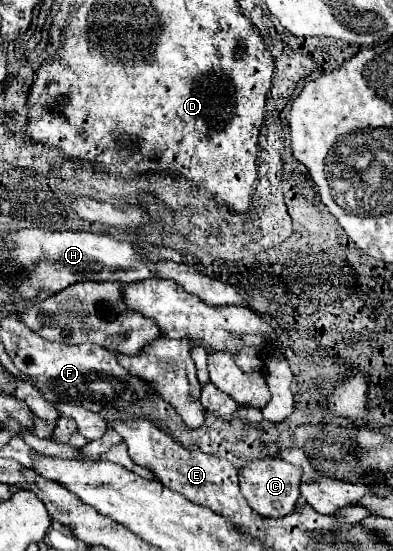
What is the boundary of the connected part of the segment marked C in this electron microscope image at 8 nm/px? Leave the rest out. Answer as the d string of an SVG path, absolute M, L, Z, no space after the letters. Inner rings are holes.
M258 458L250 460L242 470L240 470L240 492L250 504L254 512L260 516L268 518L282 518L288 512L294 510L296 500L298 500L298 486L302 478L302 470L298 466L292 466L284 462L282 458Z

